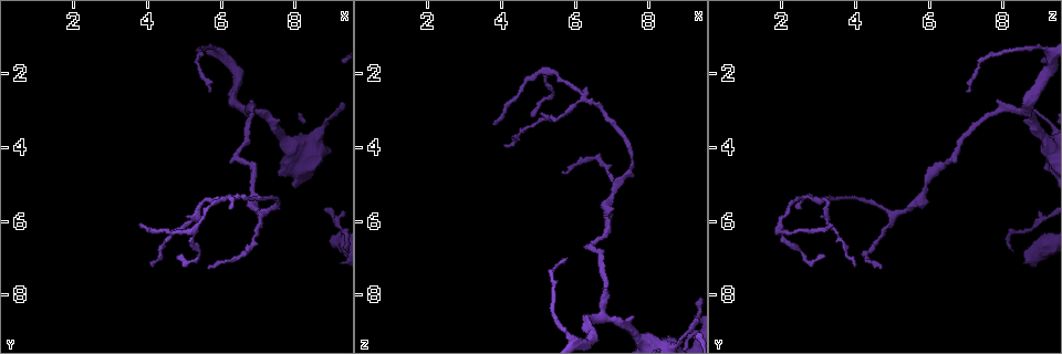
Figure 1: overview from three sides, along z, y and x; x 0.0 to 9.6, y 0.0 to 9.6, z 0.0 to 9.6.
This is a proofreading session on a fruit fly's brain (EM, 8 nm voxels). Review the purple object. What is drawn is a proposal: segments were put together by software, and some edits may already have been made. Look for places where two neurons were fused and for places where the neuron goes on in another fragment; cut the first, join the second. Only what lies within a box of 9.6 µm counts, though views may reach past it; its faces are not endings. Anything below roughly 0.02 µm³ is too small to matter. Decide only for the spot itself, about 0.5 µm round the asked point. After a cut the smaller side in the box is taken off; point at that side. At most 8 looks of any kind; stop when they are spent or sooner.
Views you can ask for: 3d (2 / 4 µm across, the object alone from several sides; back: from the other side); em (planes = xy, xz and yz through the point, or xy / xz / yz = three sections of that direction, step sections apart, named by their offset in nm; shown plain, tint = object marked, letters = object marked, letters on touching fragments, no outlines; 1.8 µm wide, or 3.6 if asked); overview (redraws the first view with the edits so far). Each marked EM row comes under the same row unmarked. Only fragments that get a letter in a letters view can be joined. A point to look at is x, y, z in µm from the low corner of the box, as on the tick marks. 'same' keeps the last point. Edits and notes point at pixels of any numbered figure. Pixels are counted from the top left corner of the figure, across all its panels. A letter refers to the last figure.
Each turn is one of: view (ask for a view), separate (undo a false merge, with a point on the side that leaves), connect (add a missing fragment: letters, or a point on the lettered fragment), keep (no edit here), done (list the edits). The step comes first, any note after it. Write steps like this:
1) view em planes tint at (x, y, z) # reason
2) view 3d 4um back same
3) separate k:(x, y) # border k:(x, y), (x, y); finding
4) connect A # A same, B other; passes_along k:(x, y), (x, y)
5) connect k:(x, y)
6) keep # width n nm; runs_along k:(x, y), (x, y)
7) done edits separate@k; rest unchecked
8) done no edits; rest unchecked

view em xy step 8 tint at (5.95, 1.35, 9.20)

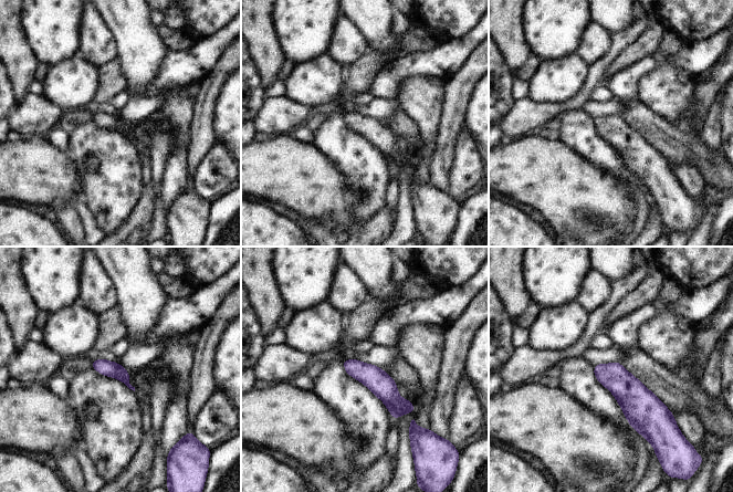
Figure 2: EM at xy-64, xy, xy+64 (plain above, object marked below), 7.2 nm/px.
view em planes tint same

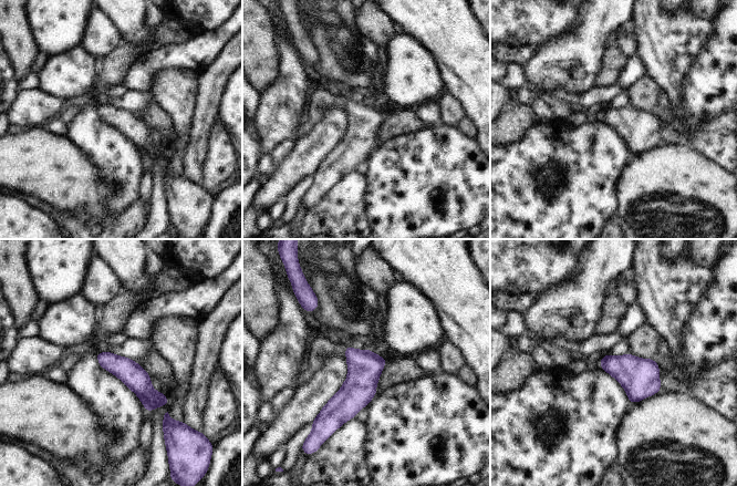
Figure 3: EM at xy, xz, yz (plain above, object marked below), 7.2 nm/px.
view em planes letters same # see the neighbours

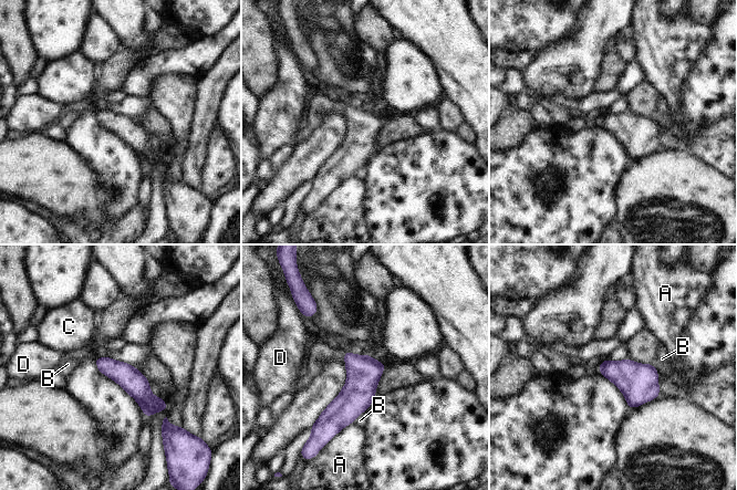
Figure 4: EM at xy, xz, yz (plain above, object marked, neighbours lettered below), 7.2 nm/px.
keep # A other, B other, C other, D other; border 4:(365, 410), (353, 421); continuous, no second neuron

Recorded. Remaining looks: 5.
view em yz step 4 tint at (5.65, 2.45, 7.05) # branch stops here

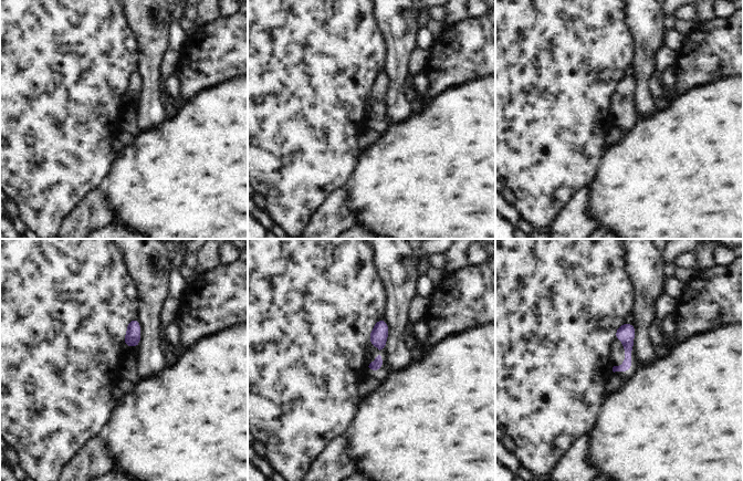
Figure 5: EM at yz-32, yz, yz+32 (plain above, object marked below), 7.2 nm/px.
view em yz step 4 letters same # what lies round it

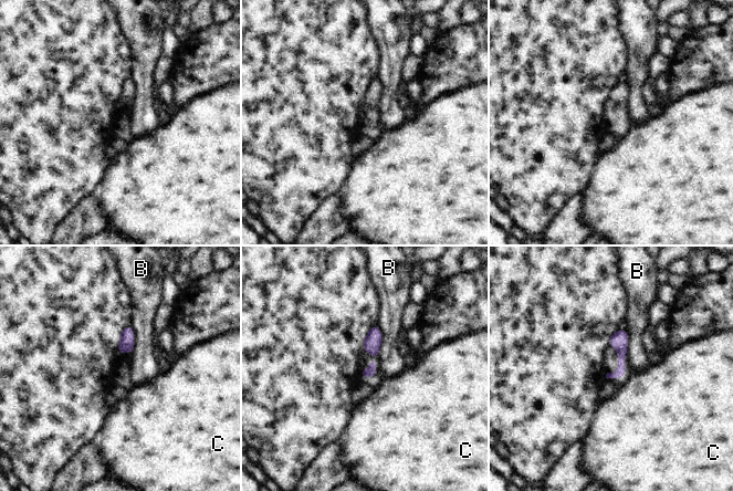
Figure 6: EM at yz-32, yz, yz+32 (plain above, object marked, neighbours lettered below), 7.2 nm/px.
keep # B other, C other; runs_along 6:(375, 328), (373, 366), (363, 374); no lettered fragment goes on from it

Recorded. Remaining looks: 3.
view 3d 4um at (5.60, 7.25, 4.70)

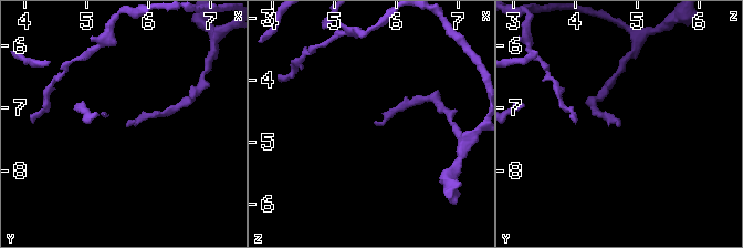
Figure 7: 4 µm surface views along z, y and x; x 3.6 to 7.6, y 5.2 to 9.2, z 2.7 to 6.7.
view em planes tint at (5.65, 7.30, 4.70) # need the tissue

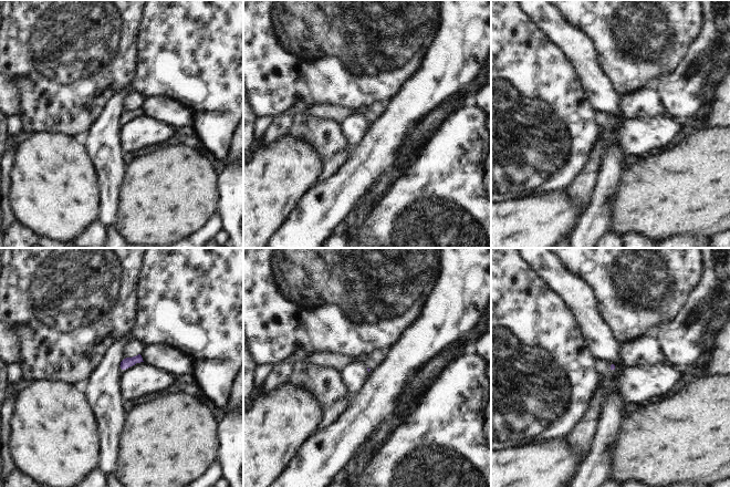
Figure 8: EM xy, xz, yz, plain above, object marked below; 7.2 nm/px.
view em planes letters same

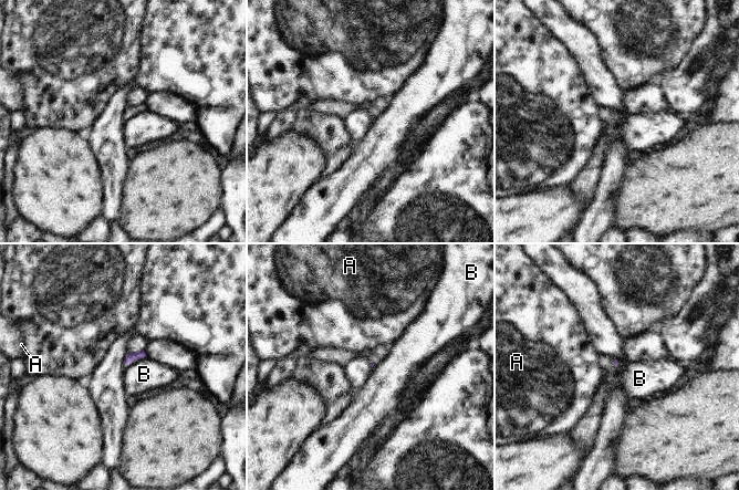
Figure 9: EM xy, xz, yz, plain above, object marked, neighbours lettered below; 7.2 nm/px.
keep # longest_contact B 190 nm; A other, B other; border 9:(146, 356), (139, 357), (124, 367); no lettered fragment goes on from it

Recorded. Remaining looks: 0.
done no edits; rest unchecked

